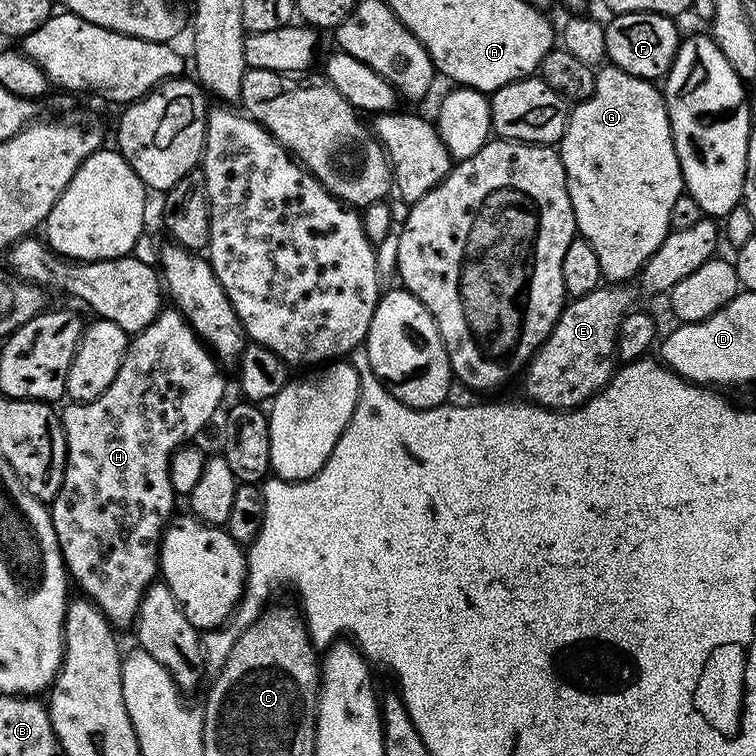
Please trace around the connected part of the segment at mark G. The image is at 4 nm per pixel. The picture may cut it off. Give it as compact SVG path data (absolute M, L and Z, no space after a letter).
M604 66L596 72L594 94L579 101L569 111L568 125L564 128L558 151L566 170L577 233L594 246L605 281L628 282L668 237L672 228L670 210L685 191L663 91L653 81L639 80L620 68Z

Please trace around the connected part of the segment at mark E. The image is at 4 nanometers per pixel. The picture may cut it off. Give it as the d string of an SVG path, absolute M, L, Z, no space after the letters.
M601 286L590 294L569 299L554 330L523 369L525 397L542 408L557 410L578 408L594 398L612 380L618 328L633 308L628 286Z

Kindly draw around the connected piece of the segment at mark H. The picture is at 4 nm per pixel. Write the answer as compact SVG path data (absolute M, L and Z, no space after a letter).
M168 306L165 307L161 312L156 315L154 322L150 322L150 326L146 326L146 330L135 333L128 341L128 349L124 355L124 361L122 366L118 366L118 374L114 374L114 382L110 382L110 386L106 386L106 390L102 394L98 394L98 398L94 398L89 404L82 404L79 402L68 402L63 405L65 408L62 408L60 412L60 424L64 428L64 437L66 438L66 470L64 471L64 477L62 478L62 486L58 490L58 494L50 501L50 515L52 517L52 525L54 526L54 534L58 538L58 546L60 547L60 556L64 559L64 567L71 579L74 581L75 587L76 584L81 588L83 595L87 599L91 600L93 604L99 608L100 613L104 615L114 625L117 629L124 628L133 623L140 609L140 603L142 598L146 594L146 590L151 586L152 583L157 579L158 573L160 571L160 545L162 543L162 537L170 523L173 519L174 511L172 512L172 507L175 506L176 500L178 500L178 493L174 490L174 486L170 482L170 462L172 461L172 453L176 451L177 448L182 444L186 444L197 439L196 435L199 434L200 428L204 428L212 420L212 415L220 408L220 399L224 396L224 376L220 373L221 365L218 363L215 356L212 354L212 349L208 347L207 344L201 340L200 335L195 332L188 324L188 319L182 315L182 313L176 311L175 307Z

